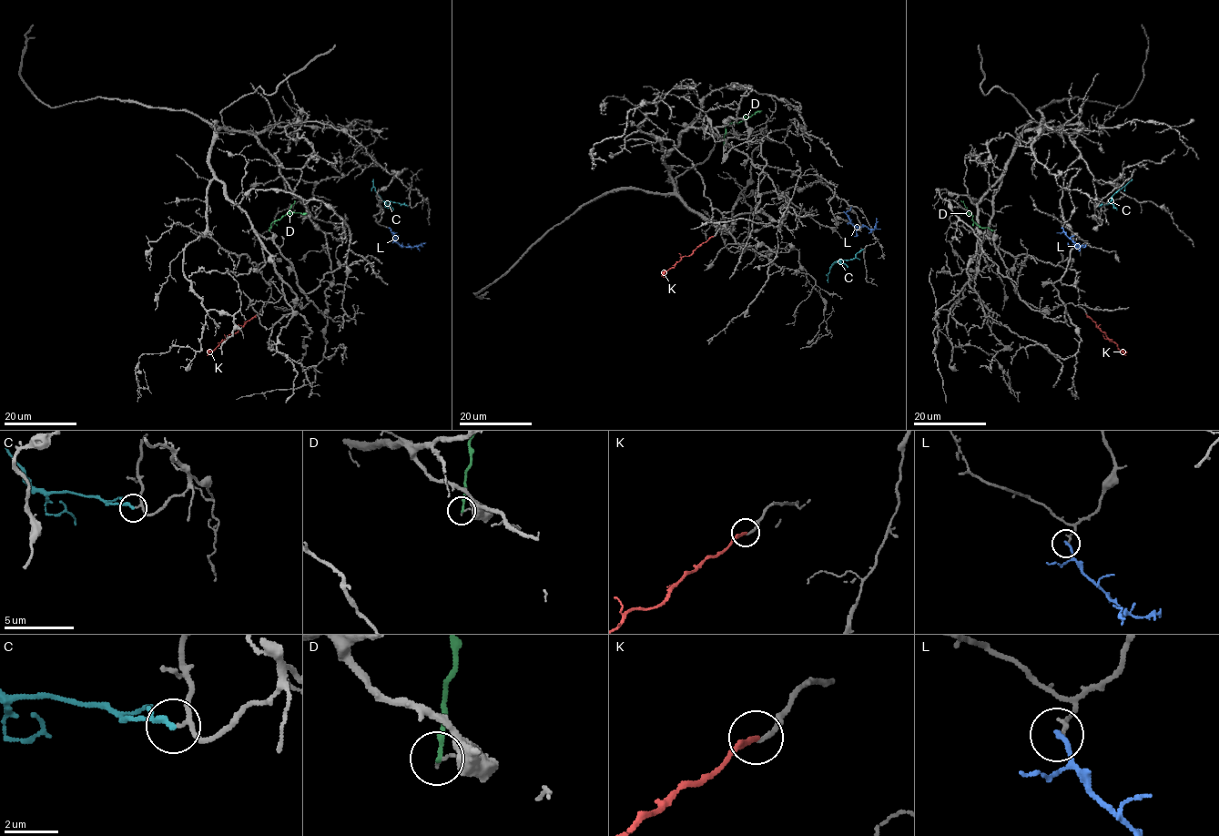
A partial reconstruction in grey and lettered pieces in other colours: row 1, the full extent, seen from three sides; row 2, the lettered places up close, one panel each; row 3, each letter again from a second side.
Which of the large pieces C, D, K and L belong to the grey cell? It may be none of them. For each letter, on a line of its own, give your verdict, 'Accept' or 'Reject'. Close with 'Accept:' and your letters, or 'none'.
C: Reject
D: Reject
K: Accept
L: Reject
Accept: K

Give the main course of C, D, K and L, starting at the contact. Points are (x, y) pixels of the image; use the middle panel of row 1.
C: (862, 249), (852, 259), (838, 259), (831, 266), (827, 282)
D: (723, 145), (727, 124), (761, 110)
K: (712, 236), (662, 276)
L: (843, 211), (857, 227), (873, 229), (876, 218)

